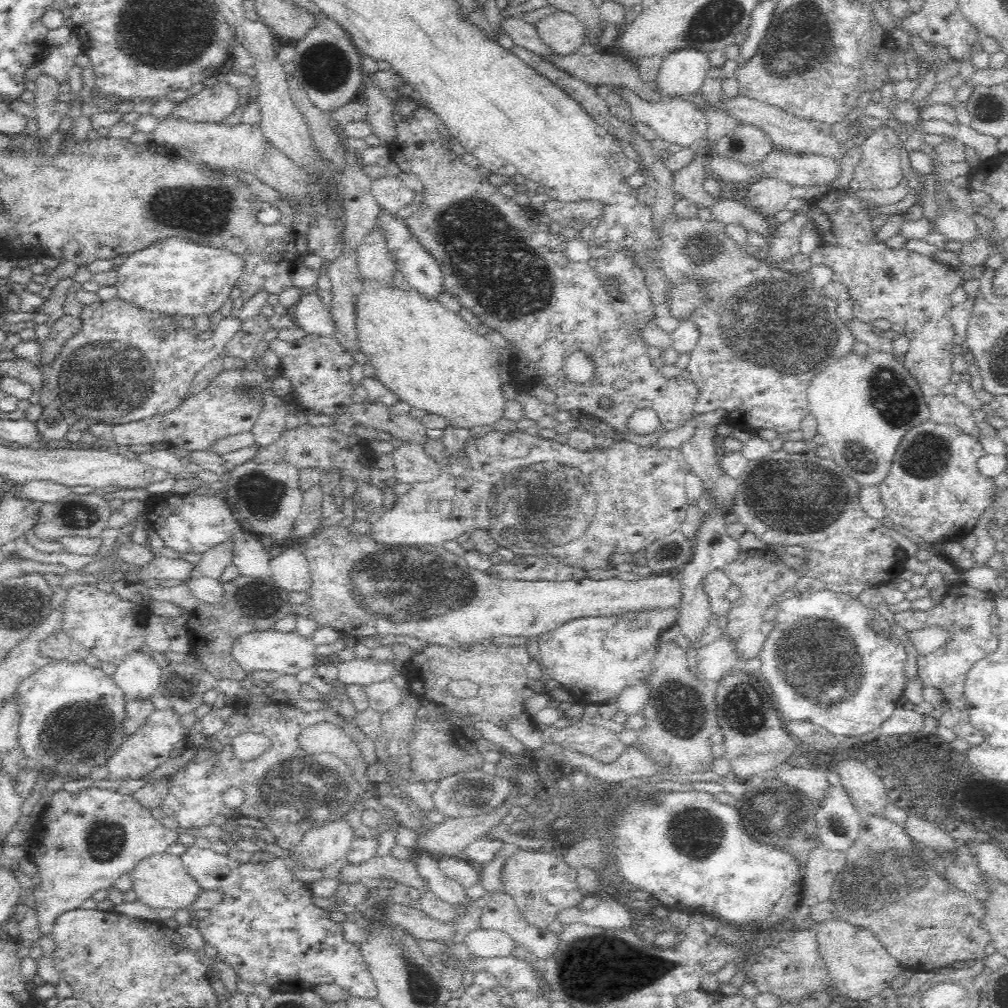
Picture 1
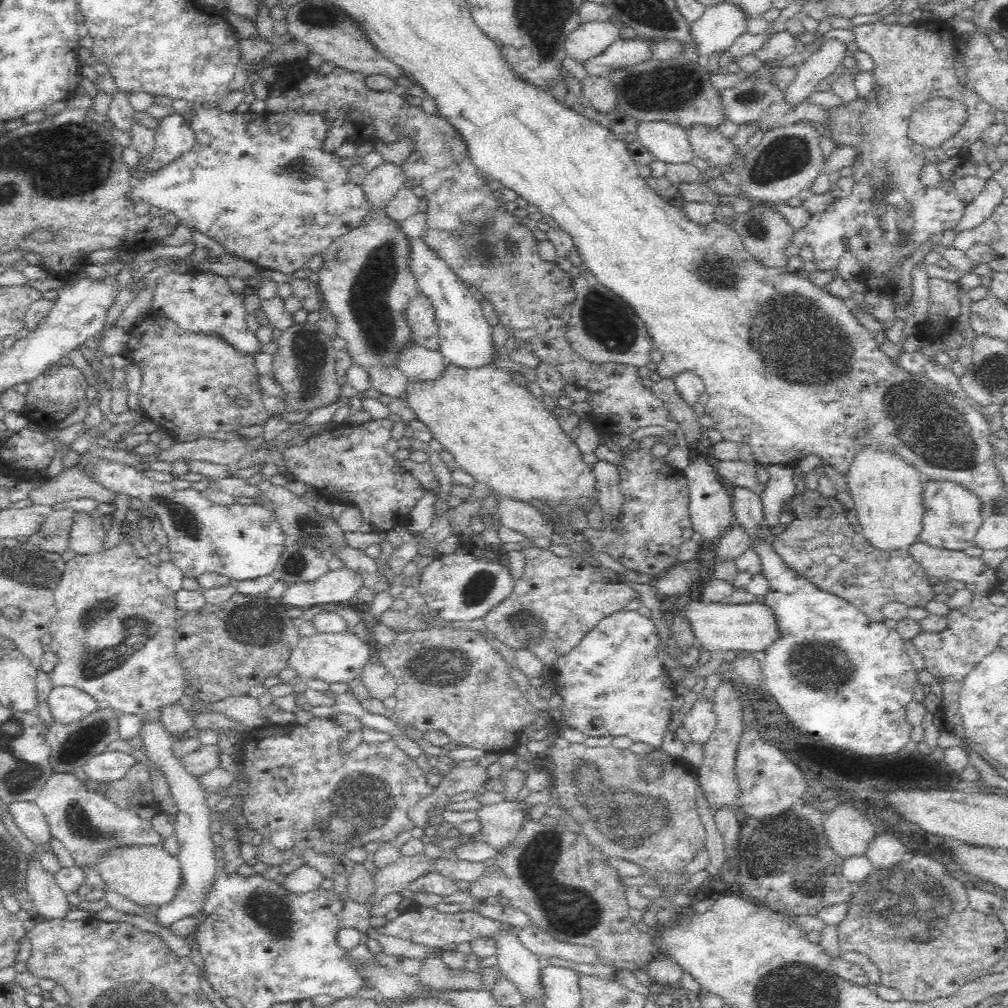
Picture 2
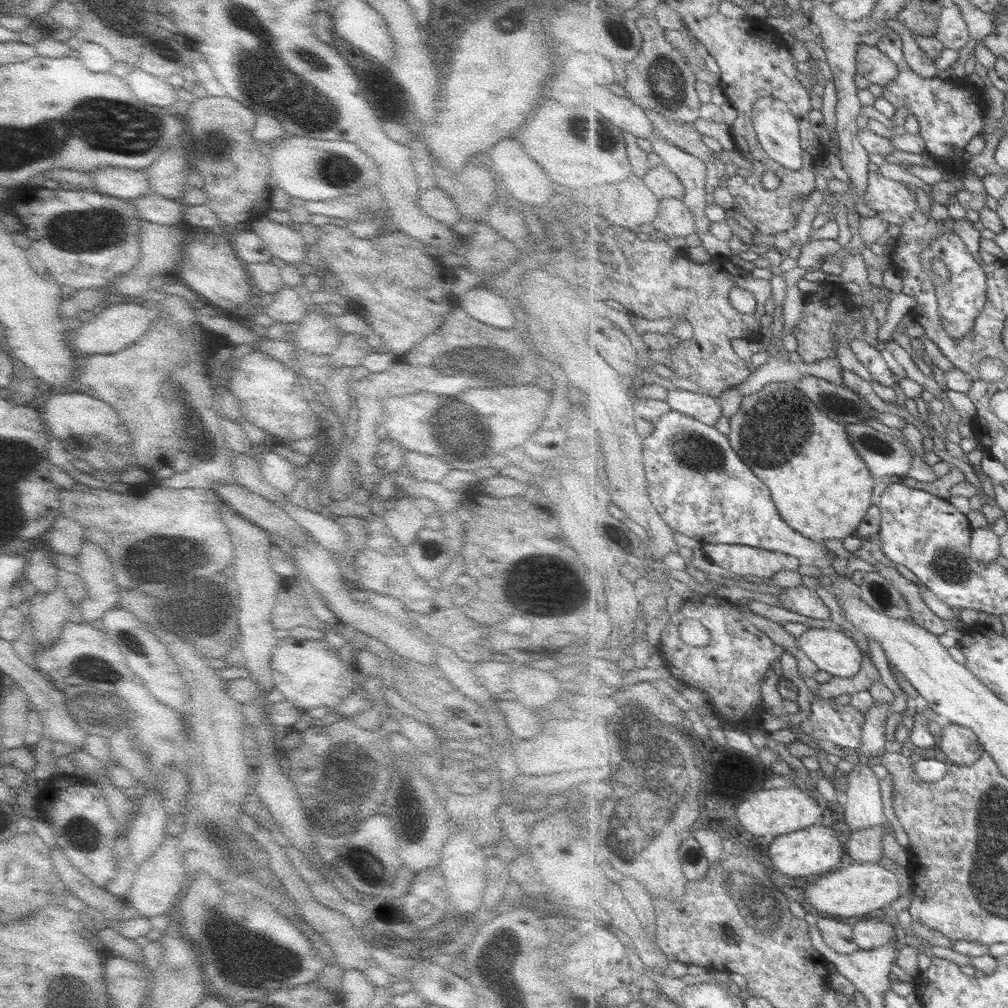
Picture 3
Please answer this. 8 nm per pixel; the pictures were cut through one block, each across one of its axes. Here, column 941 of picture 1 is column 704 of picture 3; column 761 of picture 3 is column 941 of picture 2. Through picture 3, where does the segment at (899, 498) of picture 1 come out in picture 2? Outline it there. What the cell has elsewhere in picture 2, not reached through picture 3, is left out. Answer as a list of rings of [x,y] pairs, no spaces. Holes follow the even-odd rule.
[[[925,480],[922,482],[922,532],[919,540],[946,550],[964,551],[973,546],[983,521],[980,499],[969,488],[953,480]]]

